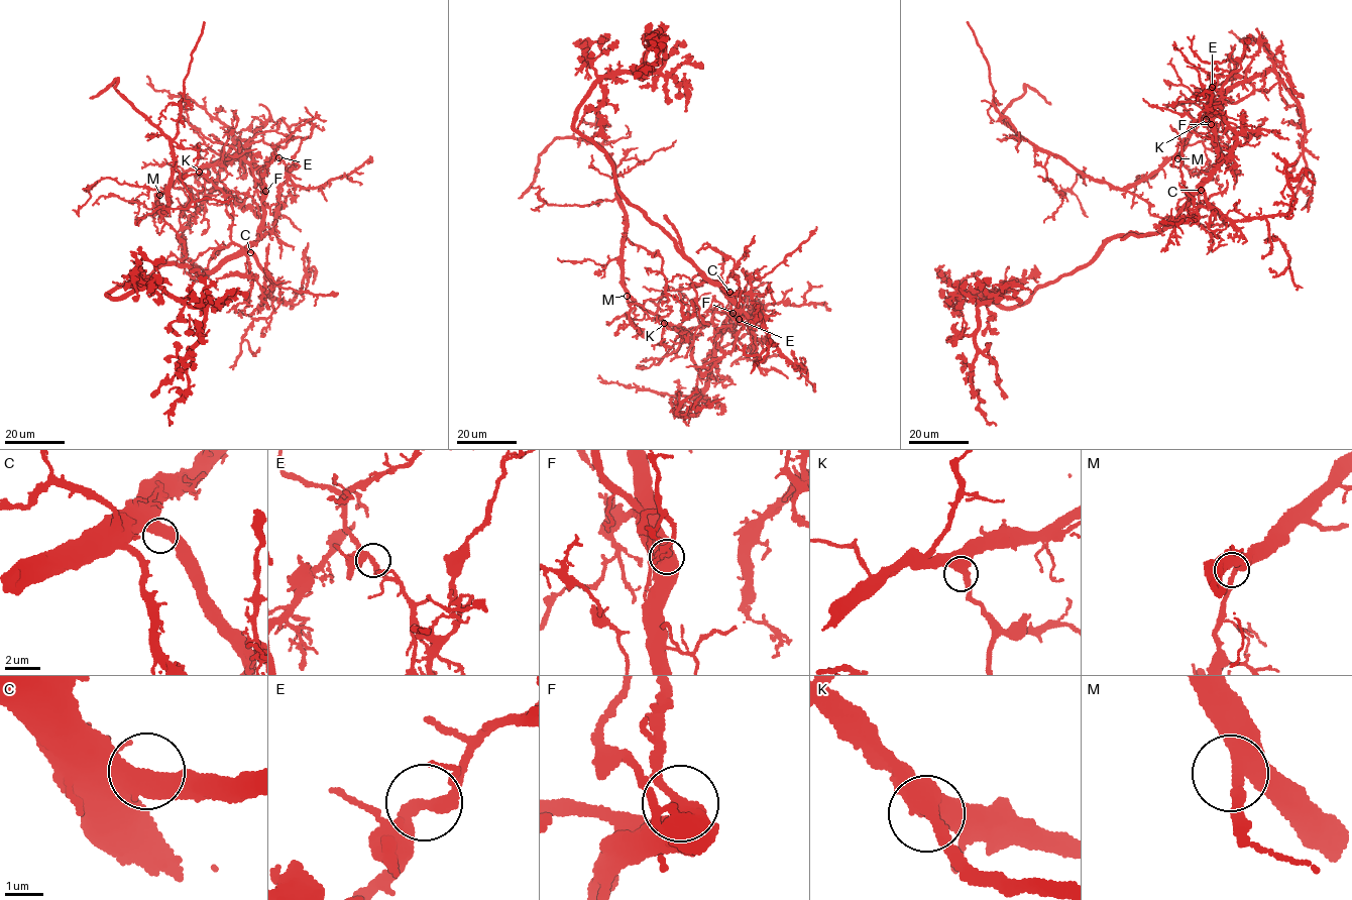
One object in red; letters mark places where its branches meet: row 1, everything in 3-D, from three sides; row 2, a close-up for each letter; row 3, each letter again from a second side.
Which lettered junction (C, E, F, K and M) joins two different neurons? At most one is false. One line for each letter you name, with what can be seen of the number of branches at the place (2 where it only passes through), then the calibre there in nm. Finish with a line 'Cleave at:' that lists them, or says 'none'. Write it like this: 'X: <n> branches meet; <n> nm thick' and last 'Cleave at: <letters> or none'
E: 2 branches meet; 320 nm thick
Cleave at: E

